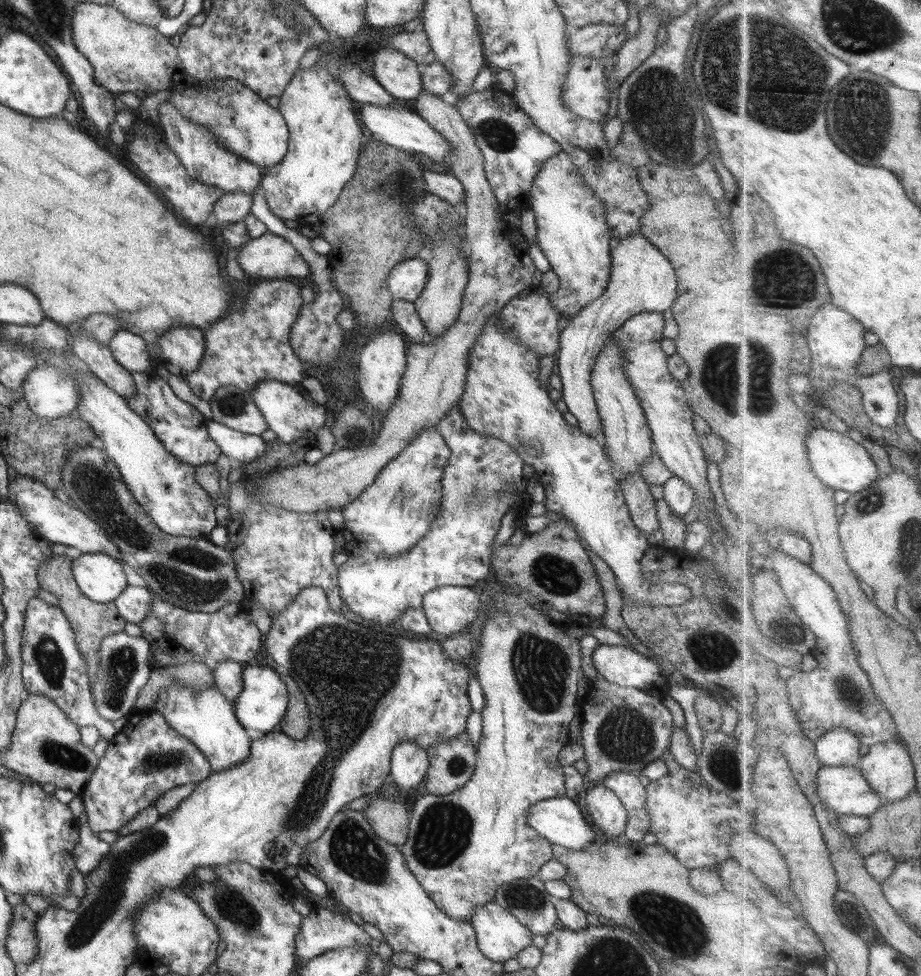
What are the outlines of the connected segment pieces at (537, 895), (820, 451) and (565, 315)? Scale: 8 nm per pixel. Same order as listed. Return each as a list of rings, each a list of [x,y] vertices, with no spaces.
[[[537,876],[504,882],[496,888],[493,900],[508,909],[533,935],[546,936],[556,929],[558,915],[554,897]]]
[[[818,425],[808,438],[808,447],[810,447],[810,460],[815,466],[815,472],[826,484],[837,490],[847,490],[852,494],[858,494],[864,489],[871,488],[872,484],[876,484],[876,480],[881,478],[880,468],[874,462],[868,448],[847,433]]]
[[[560,151],[544,161],[542,169],[532,181],[531,190],[527,193],[526,204],[536,215],[538,245],[560,281],[560,288],[548,294],[550,303],[560,313],[564,323],[567,323],[566,320],[570,320],[570,317],[574,317],[576,313],[586,308],[588,303],[596,300],[606,291],[610,280],[612,246],[616,240],[608,231],[599,199],[586,186],[586,180],[582,178],[580,170],[574,166],[574,162],[566,152]]]

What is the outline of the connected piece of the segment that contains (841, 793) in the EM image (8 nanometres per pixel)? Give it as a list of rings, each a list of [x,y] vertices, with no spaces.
[[[824,766],[820,770],[818,785],[820,785],[820,799],[824,799],[831,810],[836,810],[842,815],[855,815],[862,817],[872,817],[888,805],[888,799],[882,797],[880,793],[874,791],[874,787],[864,775],[860,766],[839,767]]]

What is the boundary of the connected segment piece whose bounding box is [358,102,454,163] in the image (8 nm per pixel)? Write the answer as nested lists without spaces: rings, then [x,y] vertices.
[[[358,103],[358,115],[361,115],[361,124],[370,130],[374,138],[380,138],[384,143],[411,153],[426,154],[435,162],[445,162],[446,158],[454,152],[452,143],[432,128],[418,113],[408,110],[402,104],[392,106],[374,106],[374,104]]]

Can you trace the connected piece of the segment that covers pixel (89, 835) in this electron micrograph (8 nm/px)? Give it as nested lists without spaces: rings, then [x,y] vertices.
[[[79,824],[80,840],[72,850],[76,868],[82,873],[98,868],[100,860],[110,852],[110,842],[101,839],[100,834],[92,832],[89,825]]]

